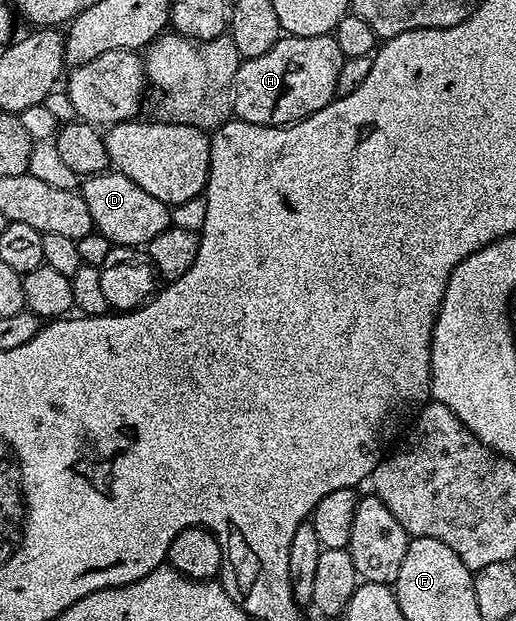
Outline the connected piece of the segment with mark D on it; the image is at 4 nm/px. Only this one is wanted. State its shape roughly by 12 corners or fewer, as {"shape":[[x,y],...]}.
{"shape":[[116,169],[81,183],[92,228],[142,248],[172,208]]}

